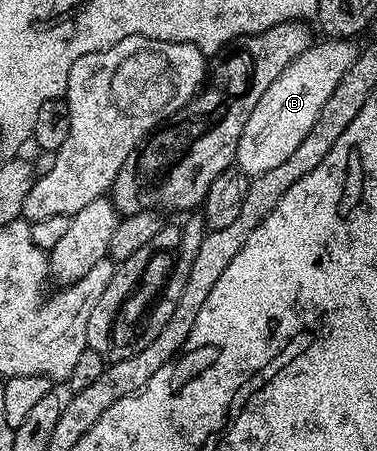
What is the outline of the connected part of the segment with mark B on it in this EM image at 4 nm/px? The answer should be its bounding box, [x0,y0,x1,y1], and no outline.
[235,39,360,177]

